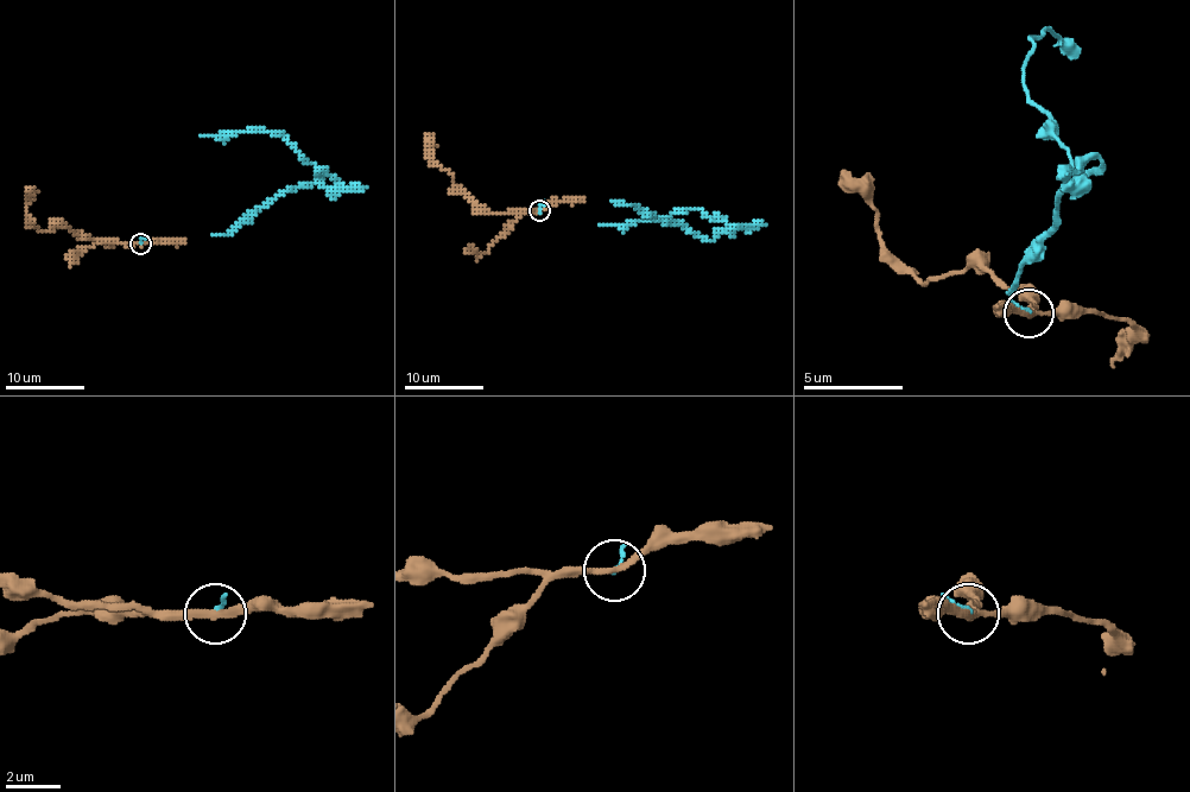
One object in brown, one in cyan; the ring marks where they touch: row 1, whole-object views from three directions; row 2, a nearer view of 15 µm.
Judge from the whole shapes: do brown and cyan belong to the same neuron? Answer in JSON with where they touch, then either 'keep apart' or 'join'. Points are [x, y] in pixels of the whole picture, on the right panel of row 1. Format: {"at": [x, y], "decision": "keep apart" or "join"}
{"at": [1029, 314], "decision": "join"}

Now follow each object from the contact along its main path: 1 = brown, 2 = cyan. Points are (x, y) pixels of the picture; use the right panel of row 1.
1: (1027, 315), (1032, 309), (1032, 295), (992, 270), (938, 274), (923, 285), (878, 235), (878, 210), (839, 171)
2: (1032, 315), (1007, 295), (1062, 195), (1101, 165), (1071, 181), (1023, 81), (1032, 37), (1062, 46)

